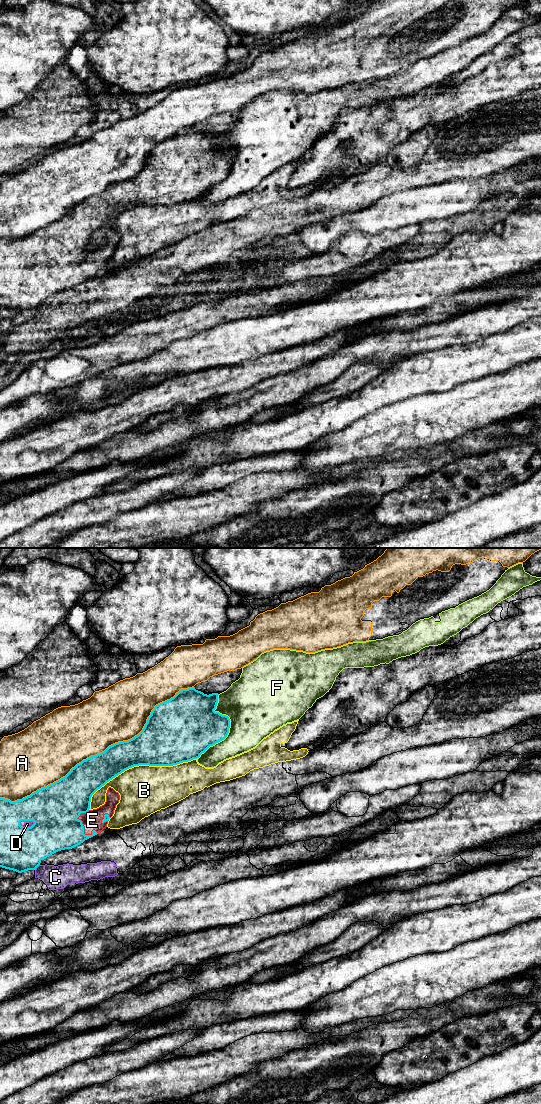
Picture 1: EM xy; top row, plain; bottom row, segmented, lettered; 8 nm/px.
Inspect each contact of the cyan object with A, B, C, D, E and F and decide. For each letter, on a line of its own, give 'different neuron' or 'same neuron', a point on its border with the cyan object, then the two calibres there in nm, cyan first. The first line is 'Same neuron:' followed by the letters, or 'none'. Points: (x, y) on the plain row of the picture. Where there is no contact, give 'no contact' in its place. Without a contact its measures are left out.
Same neuron: D, E
A: different neuron | xy (102, 192) | 260/440 nm
B: different neuron | xy (137, 205) | 360/400 nm
C: different neuron | xy (37, 306) | 360/190 nm
D: same neuron | xy (26, 260) | 380/50 nm
E: same neuron | xy (83, 270) | 360/160 nm
F: different neuron | xy (229, 167) | 360/440 nm

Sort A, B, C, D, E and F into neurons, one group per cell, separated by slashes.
A / B / C / D E / F

